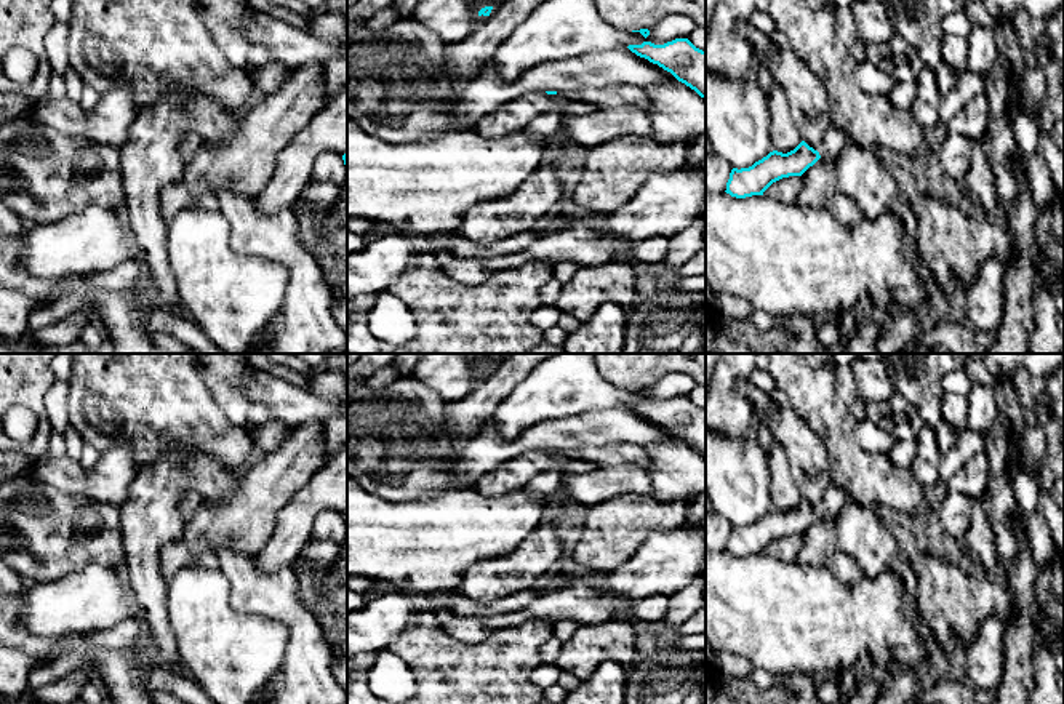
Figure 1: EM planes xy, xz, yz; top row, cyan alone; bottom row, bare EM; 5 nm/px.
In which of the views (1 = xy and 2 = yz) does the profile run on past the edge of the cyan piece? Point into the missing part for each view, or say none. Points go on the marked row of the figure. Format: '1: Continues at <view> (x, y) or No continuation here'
1: No continuation here
2: Continues at yz (836, 140)

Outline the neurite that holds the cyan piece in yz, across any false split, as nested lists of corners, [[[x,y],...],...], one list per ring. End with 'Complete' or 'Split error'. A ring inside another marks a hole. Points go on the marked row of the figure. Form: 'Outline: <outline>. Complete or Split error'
Outline: [[[832,126],[819,150],[805,141],[787,154],[773,150],[749,168],[733,168],[725,192],[736,198],[763,195],[773,182],[789,176],[802,176],[819,158],[834,162],[846,142],[846,134]]]. Split error

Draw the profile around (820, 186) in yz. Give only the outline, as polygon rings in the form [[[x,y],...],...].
[[[819,158],[802,174],[802,179],[803,187],[795,202],[800,206],[826,206],[837,194],[834,162]]]

